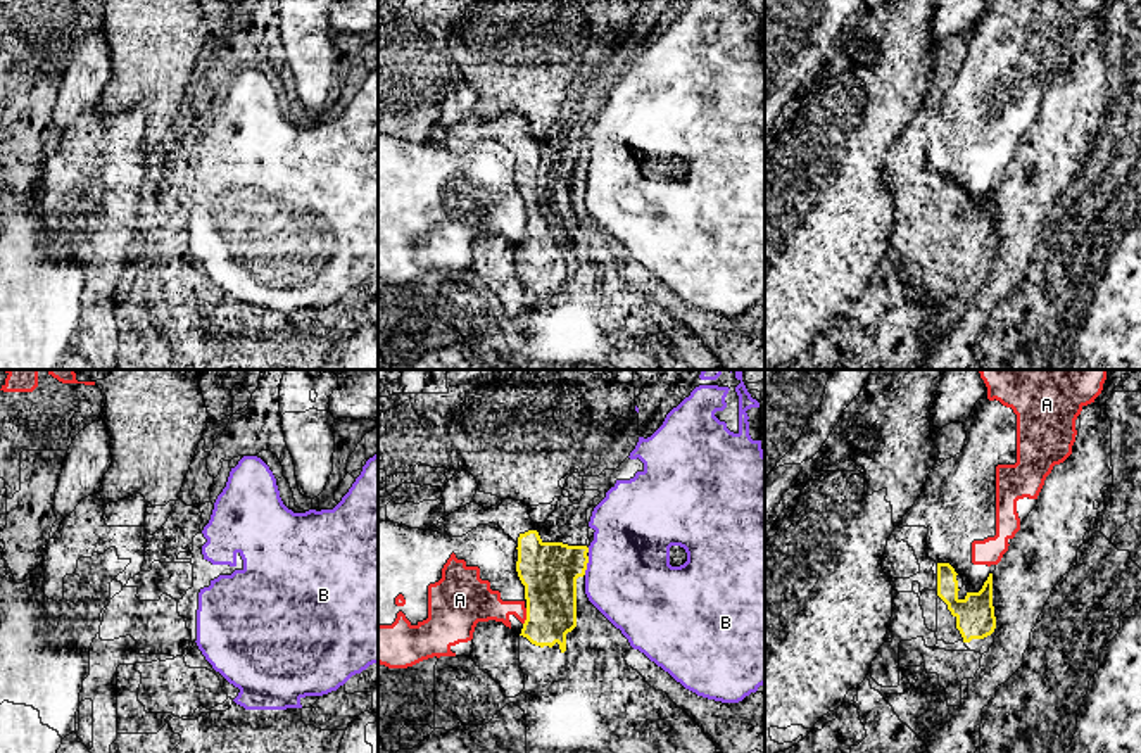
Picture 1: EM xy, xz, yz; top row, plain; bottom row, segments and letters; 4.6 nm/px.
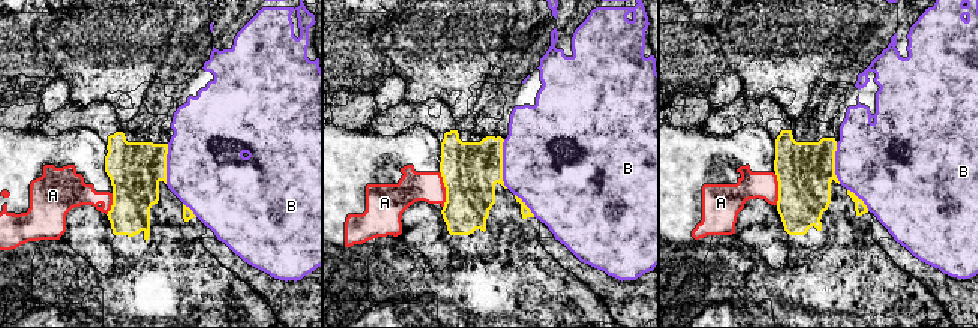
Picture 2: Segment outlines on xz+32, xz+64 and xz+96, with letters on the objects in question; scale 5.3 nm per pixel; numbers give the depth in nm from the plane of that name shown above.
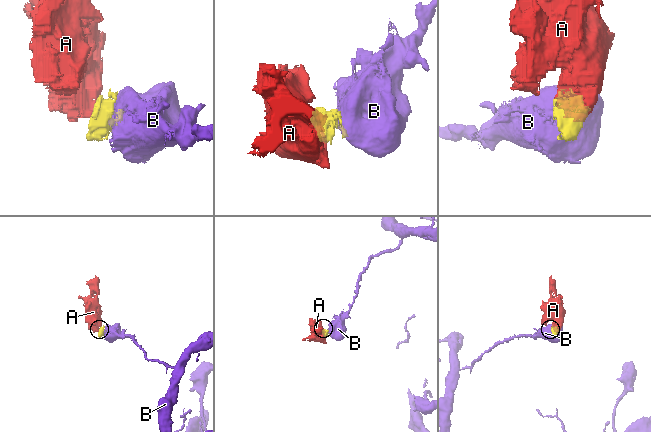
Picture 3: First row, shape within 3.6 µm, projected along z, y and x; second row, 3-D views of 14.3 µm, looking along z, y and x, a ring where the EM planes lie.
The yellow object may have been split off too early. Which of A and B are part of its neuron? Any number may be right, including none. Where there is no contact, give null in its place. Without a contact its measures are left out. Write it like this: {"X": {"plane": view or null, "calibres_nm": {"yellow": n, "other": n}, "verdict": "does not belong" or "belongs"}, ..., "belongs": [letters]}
{"A": {"plane": "xz", "calibres_nm": {"yellow": 260, "other": 180}, "verdict": "does not belong"}, "B": {"plane": "xz", "calibres_nm": {"yellow": 260, "other": 400}, "verdict": "does not belong"}, "belongs": []}

